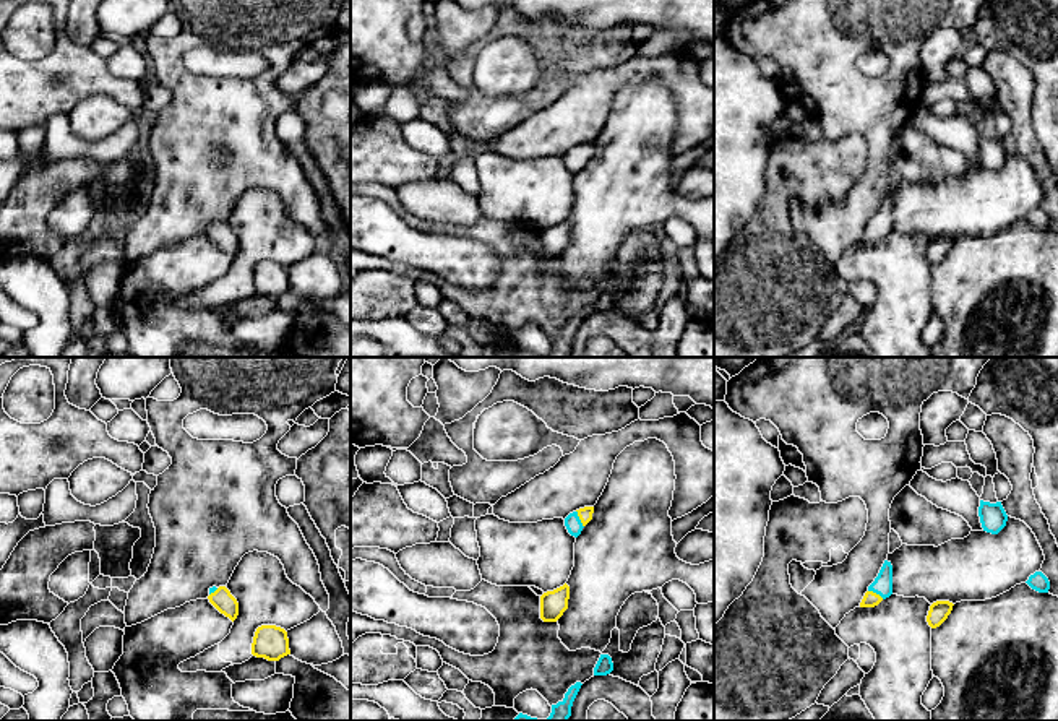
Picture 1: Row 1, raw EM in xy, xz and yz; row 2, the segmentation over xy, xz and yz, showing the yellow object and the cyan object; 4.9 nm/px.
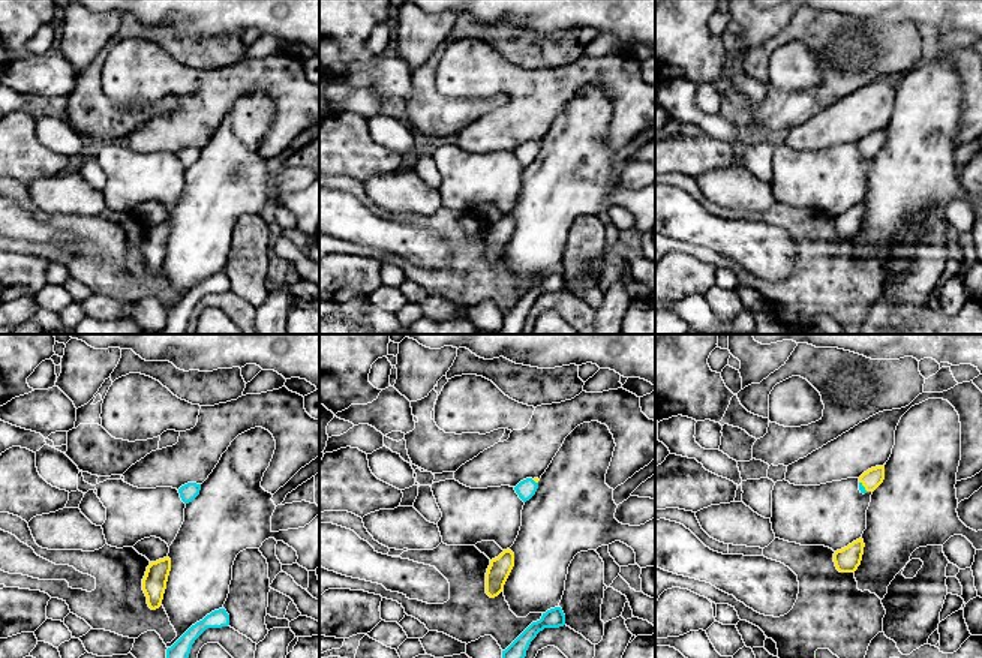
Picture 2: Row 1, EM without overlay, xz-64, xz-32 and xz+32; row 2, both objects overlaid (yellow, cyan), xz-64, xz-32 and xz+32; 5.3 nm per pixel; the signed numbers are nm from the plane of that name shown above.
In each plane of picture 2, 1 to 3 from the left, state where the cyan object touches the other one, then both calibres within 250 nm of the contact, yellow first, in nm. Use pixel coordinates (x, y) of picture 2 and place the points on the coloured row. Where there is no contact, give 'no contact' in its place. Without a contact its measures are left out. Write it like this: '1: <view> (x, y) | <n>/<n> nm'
1: no contact
2: xz-32 (535, 481) | 20/100 nm
3: xz+32 (862, 484) | 100/30 nm

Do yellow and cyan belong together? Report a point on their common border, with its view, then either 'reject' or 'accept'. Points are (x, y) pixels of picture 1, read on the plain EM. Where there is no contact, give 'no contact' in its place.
meets yellow in xz at (580, 155); accept

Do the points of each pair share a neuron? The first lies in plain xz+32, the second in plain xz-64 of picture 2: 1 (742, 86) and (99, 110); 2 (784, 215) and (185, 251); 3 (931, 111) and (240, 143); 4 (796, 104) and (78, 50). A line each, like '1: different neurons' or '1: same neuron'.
1: different neurons
2: different neurons
3: same neuron
4: different neurons

